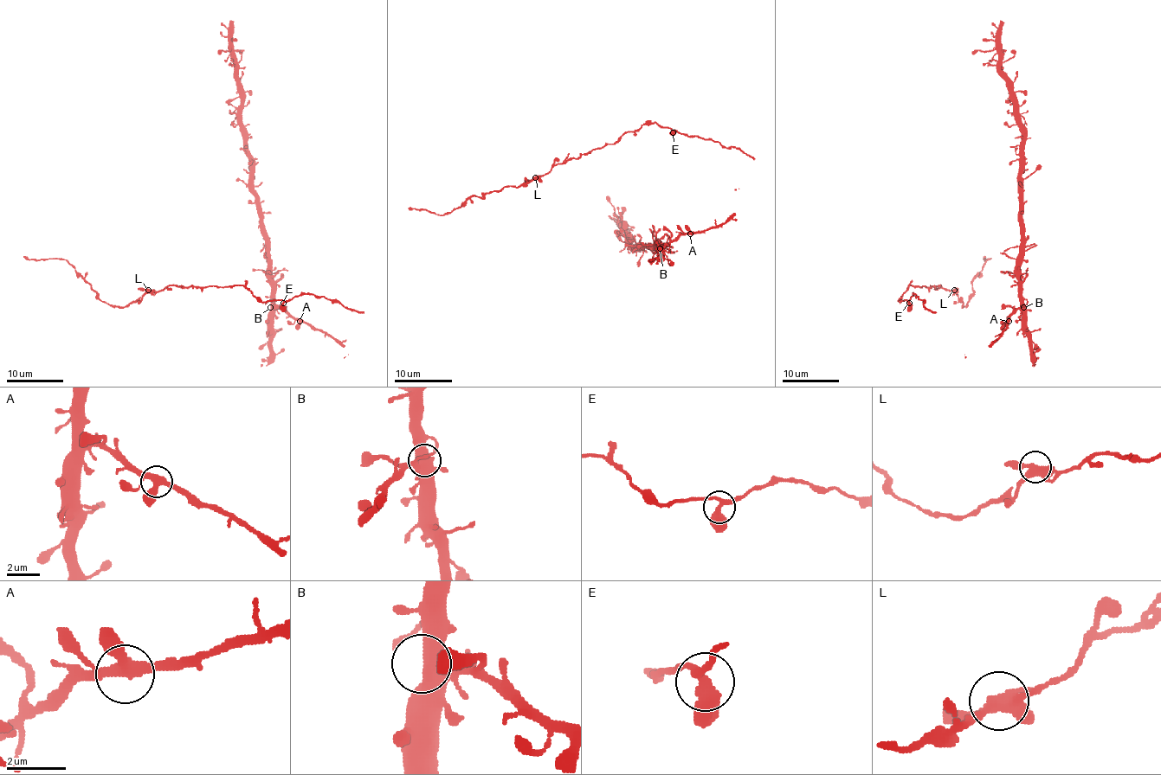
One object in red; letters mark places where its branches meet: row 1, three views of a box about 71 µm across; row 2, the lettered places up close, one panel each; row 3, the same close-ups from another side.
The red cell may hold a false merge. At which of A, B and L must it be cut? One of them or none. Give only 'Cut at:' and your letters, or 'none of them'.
Cut at: none of them

